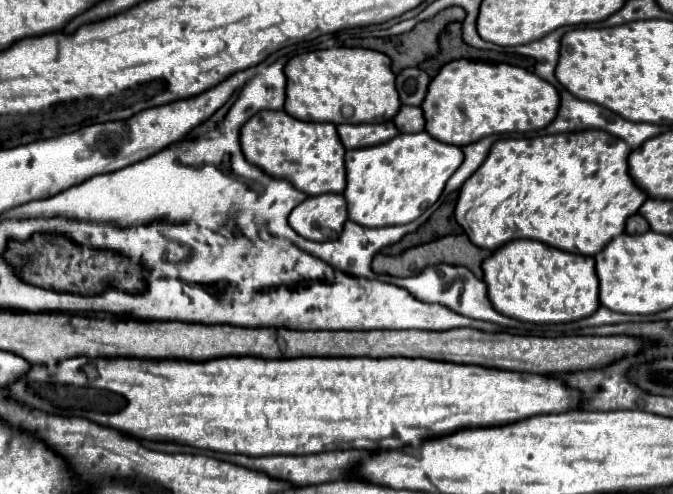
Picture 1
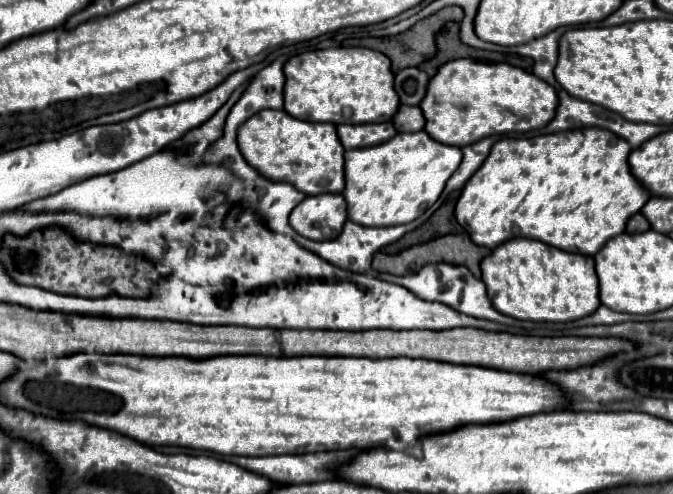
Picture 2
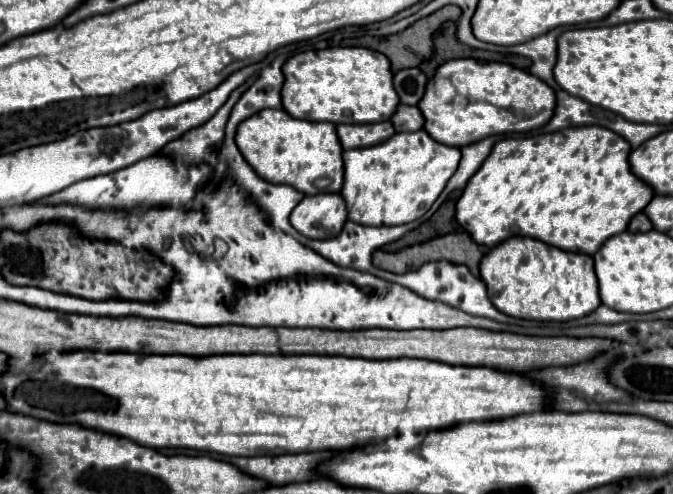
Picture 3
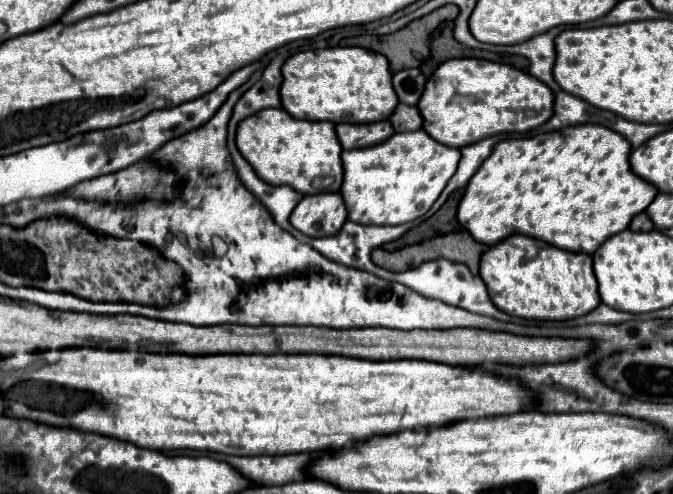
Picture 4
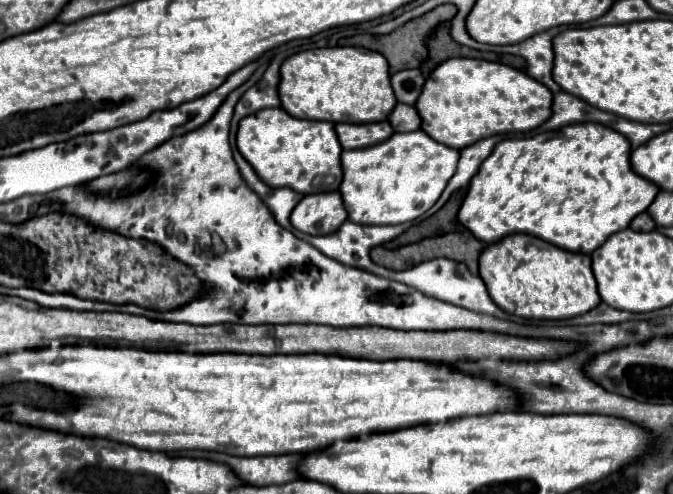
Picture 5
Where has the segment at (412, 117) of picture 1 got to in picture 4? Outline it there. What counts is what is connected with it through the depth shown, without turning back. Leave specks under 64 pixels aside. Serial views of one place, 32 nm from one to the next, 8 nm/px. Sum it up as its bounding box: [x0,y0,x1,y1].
[390,104,422,132]

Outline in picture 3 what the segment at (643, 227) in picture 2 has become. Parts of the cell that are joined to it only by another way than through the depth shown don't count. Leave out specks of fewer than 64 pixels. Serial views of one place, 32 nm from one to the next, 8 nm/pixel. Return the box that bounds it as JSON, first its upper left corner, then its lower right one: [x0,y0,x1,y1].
[628,214,654,232]

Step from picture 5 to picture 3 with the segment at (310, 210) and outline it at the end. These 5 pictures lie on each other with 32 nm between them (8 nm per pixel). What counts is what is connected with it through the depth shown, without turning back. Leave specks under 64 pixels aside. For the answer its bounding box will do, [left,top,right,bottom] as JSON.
[290,194,346,238]

